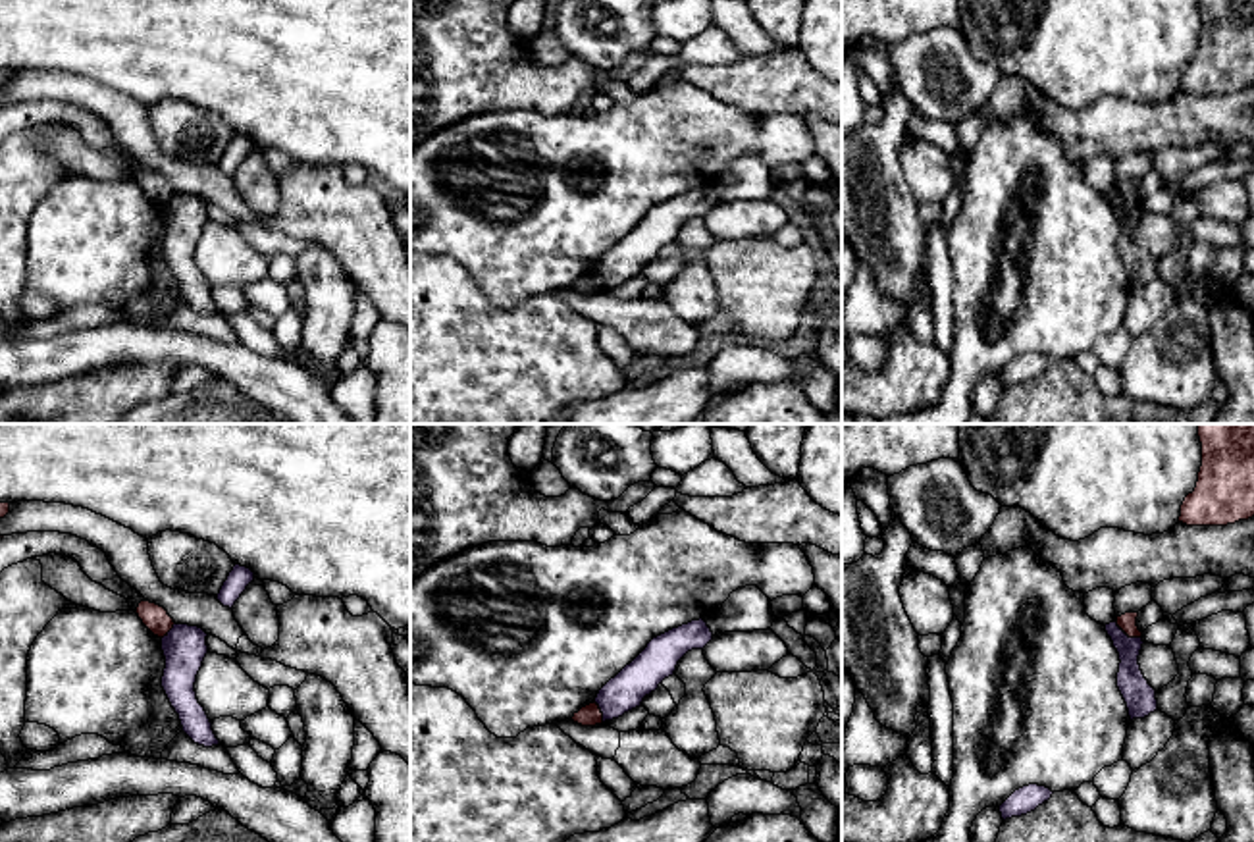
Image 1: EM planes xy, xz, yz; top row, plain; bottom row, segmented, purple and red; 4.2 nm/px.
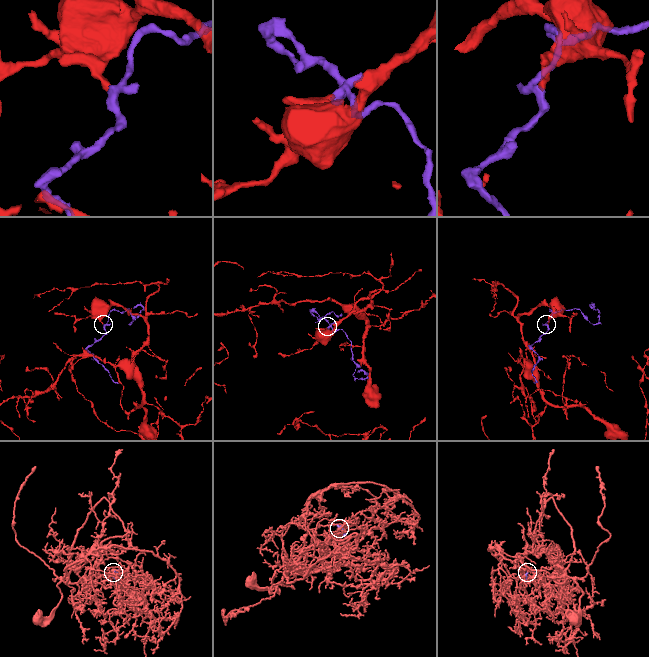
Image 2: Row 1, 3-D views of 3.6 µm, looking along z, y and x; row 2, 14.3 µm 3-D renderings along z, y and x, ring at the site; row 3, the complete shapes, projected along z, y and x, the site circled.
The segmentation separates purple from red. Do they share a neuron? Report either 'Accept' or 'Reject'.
Reject

